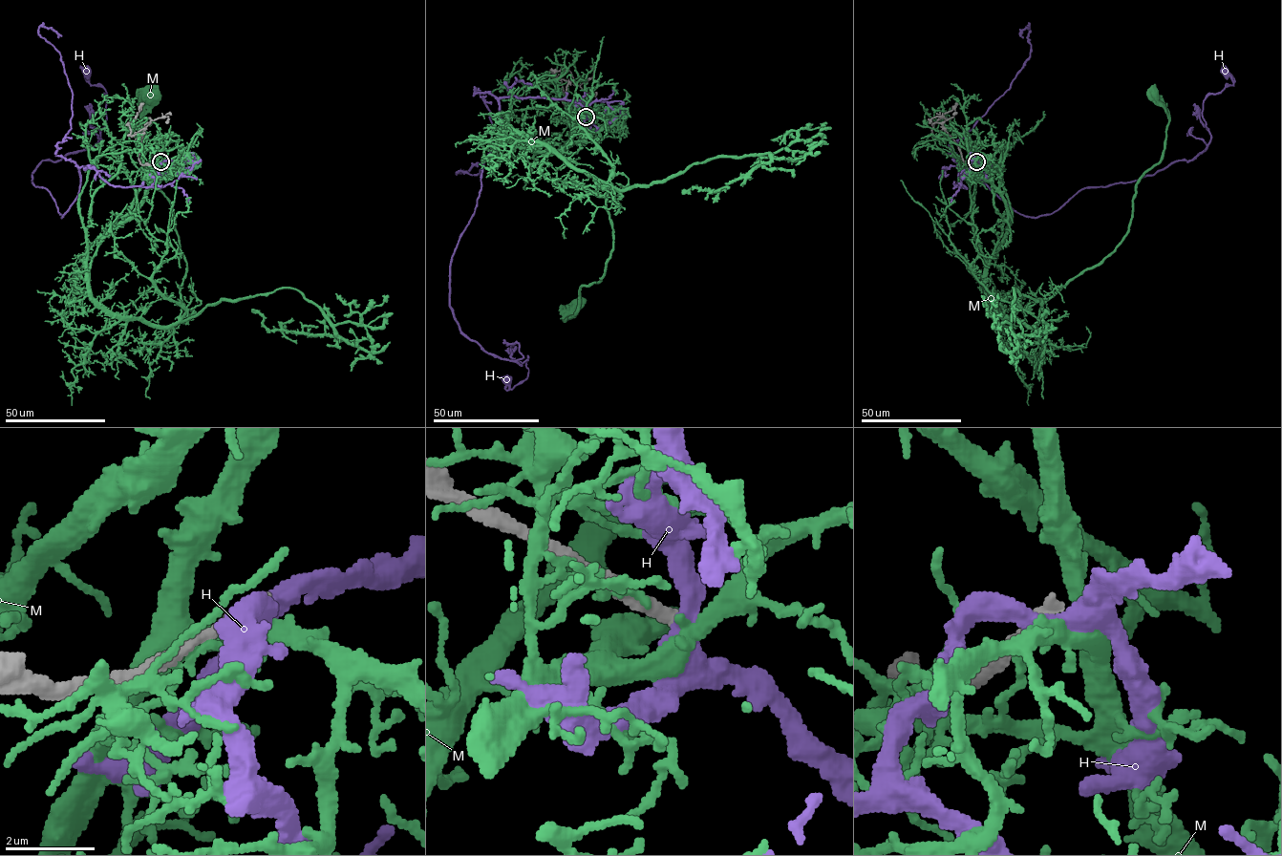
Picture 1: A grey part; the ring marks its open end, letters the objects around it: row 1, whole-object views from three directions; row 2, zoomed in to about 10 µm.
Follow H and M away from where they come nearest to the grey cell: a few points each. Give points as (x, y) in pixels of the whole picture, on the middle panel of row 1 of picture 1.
H: (585, 117), (583, 100), (499, 99), (452, 257), (459, 331), (528, 357), (528, 376), (507, 380)
M: (583, 115), (555, 150), (525, 150), (506, 129), (607, 183), (610, 257), (578, 302)

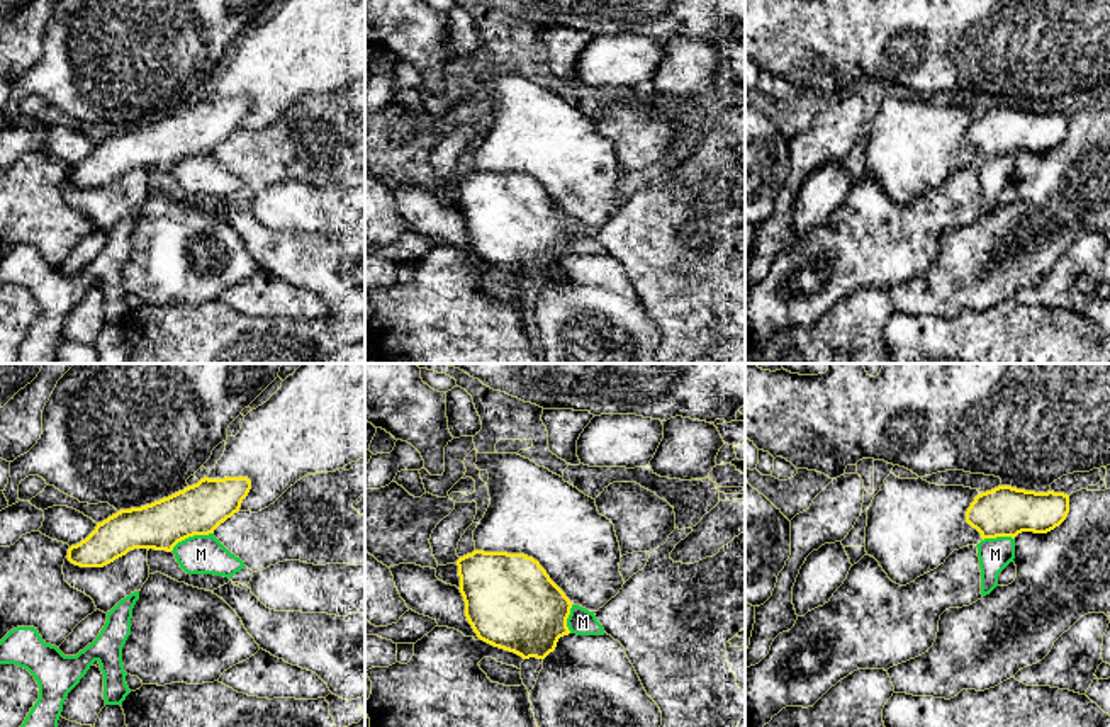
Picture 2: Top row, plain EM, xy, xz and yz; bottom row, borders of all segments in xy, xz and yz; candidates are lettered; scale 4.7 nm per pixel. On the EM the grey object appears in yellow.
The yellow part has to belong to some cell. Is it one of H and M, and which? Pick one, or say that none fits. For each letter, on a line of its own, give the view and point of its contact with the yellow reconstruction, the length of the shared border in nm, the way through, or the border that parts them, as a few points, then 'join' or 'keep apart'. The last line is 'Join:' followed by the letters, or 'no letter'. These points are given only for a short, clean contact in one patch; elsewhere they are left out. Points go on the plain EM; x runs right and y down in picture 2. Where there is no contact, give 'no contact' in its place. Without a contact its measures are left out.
H: no contact; keep apart
M: meets yellow in xy at (192, 155); contact 220 nm long; border along xy (213, 152), (189, 155), (172, 169); keep apart
Join: no letter

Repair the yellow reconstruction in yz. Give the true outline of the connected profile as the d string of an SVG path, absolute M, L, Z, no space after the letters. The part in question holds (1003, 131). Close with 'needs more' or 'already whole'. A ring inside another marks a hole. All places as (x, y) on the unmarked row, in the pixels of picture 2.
M998 105L974 117L966 141L981 158L1012 156L1022 151L1047 153L1059 146L1069 132L1064 112L1035 112L1012 105Z; already whole

